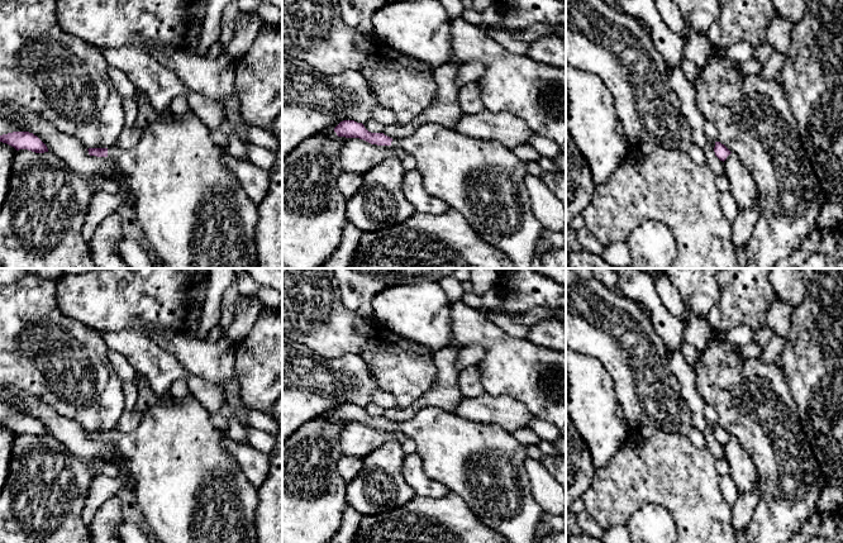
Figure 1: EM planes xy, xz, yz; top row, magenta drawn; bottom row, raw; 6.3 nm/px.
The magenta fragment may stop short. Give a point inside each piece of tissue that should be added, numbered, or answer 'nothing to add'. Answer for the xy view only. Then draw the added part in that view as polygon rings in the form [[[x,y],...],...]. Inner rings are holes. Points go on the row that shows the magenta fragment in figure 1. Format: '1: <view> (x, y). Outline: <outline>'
1: xy (194, 213). Outline: [[[168,108],[159,113],[159,119],[151,123],[143,132],[138,143],[130,149],[116,144],[108,148],[108,157],[119,163],[122,172],[128,177],[130,191],[134,195],[133,213],[142,228],[156,257],[168,268],[258,268],[256,252],[256,224],[258,222],[257,204],[253,203],[240,186],[235,176],[222,162],[222,148],[213,140],[211,130],[192,111],[182,118],[170,115]]]

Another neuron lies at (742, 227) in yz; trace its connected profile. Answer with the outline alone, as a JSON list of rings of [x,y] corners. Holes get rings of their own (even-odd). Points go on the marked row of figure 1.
[[[758,195],[754,205],[749,209],[739,210],[737,218],[732,222],[732,244],[735,249],[748,244],[759,215],[761,205]]]

